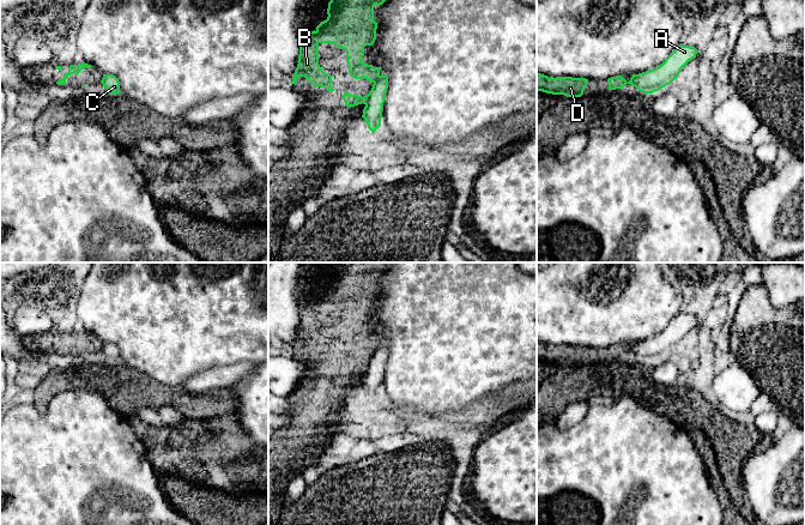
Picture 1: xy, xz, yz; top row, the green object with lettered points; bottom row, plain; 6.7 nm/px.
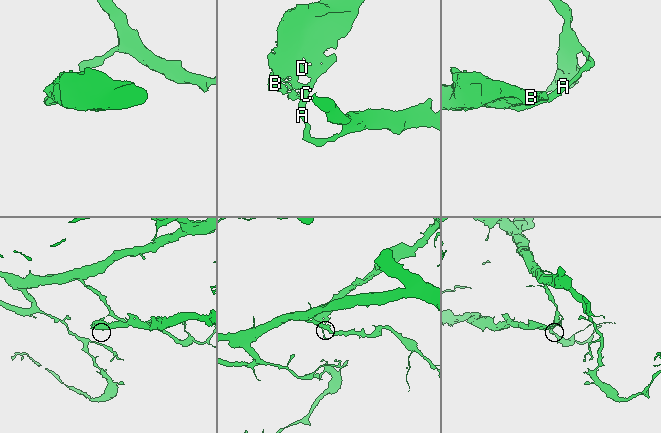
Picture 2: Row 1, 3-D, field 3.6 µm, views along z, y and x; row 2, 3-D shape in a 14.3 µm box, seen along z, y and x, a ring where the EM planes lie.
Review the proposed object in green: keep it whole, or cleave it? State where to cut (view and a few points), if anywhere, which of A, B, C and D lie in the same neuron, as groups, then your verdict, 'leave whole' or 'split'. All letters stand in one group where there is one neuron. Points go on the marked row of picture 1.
cut xz (368, 95), (368, 100), (364, 103); groups A C / B D; split

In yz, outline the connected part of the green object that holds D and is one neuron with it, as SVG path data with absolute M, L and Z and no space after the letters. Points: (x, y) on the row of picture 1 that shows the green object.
M537 73L537 91L552 95L564 95L567 97L581 97L587 86L588 79L573 77L556 77Z

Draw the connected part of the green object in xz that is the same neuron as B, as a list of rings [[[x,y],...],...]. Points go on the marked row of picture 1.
[[[331,0],[327,19],[314,31],[308,28],[298,30],[299,55],[292,84],[304,77],[313,86],[322,86],[334,91],[332,76],[325,73],[319,65],[319,44],[334,44],[346,52],[349,73],[355,79],[375,83],[380,77],[380,67],[362,61],[364,47],[373,46],[376,40],[377,23],[374,20],[374,6],[386,0]]]

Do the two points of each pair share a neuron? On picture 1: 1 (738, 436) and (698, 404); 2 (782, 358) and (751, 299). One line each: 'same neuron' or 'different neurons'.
1: same neuron
2: same neuron

